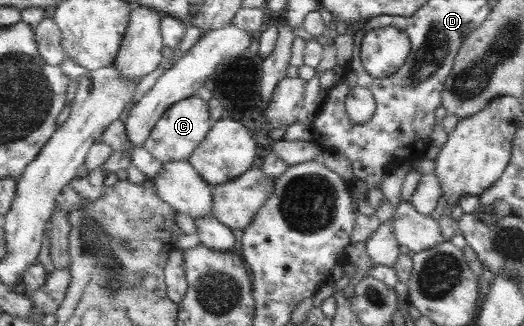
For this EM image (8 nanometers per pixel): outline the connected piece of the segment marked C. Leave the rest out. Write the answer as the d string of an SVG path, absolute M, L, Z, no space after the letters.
M193 95L176 102L167 110L155 128L152 128L151 136L146 140L144 147L163 163L189 161L196 148L206 139L214 123L210 103L207 104L205 100Z

